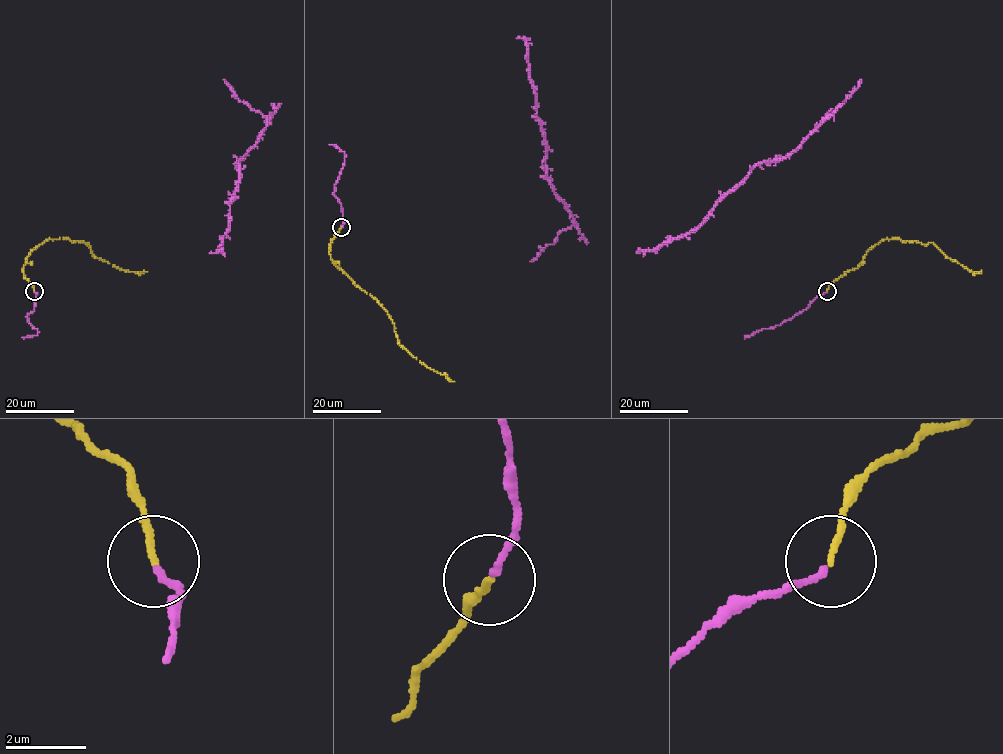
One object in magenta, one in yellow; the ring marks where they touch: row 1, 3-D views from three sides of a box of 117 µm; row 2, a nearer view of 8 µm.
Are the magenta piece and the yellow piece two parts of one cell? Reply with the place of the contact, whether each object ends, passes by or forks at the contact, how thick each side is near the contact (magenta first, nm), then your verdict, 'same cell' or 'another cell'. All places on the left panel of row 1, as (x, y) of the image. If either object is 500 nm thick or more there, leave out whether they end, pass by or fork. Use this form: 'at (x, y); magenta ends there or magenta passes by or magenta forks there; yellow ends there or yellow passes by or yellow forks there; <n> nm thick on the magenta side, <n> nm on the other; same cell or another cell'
at (34, 291); magenta ends there; yellow ends there; 160 nm thick on the magenta side, 150 nm on the other; same cell

